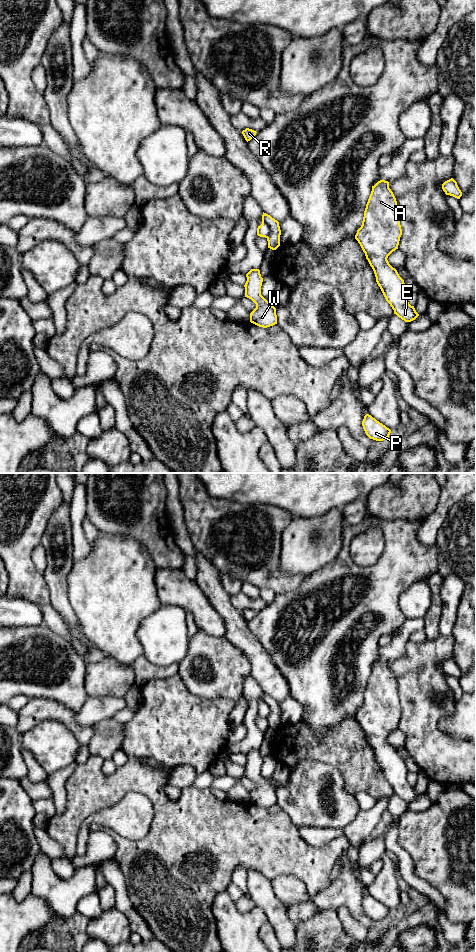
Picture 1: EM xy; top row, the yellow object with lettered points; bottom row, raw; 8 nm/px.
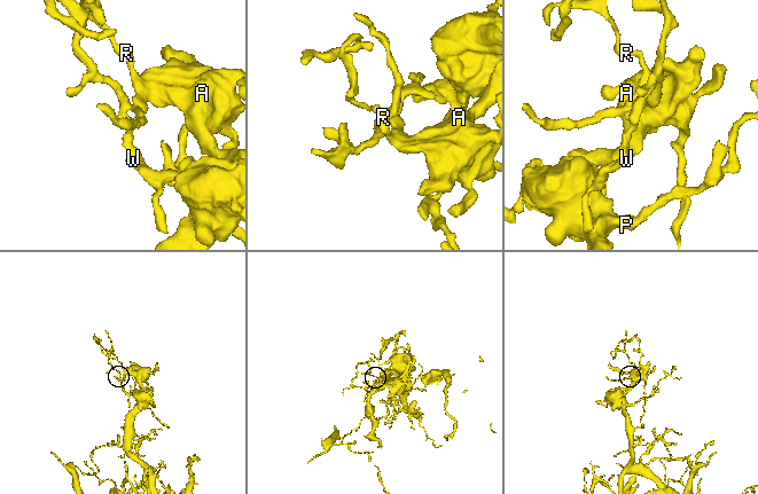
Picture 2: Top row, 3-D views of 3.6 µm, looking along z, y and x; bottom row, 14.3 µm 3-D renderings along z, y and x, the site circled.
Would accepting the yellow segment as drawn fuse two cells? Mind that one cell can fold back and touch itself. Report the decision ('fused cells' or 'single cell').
fused cells

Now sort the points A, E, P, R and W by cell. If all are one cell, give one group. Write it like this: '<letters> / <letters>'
A E P R / W

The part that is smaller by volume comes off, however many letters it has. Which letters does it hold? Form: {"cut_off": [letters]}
{"cut_off": ["W"]}

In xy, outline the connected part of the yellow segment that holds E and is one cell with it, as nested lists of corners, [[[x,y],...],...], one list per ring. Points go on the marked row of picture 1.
[[[380,180],[372,186],[362,225],[355,239],[365,253],[376,282],[394,314],[405,322],[411,322],[419,314],[407,301],[408,290],[404,280],[387,260],[398,249],[401,235],[396,198],[389,188],[389,182]]]

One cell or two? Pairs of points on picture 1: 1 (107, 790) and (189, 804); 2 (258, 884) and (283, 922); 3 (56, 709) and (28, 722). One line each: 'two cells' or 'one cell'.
1: one cell
2: one cell
3: one cell

